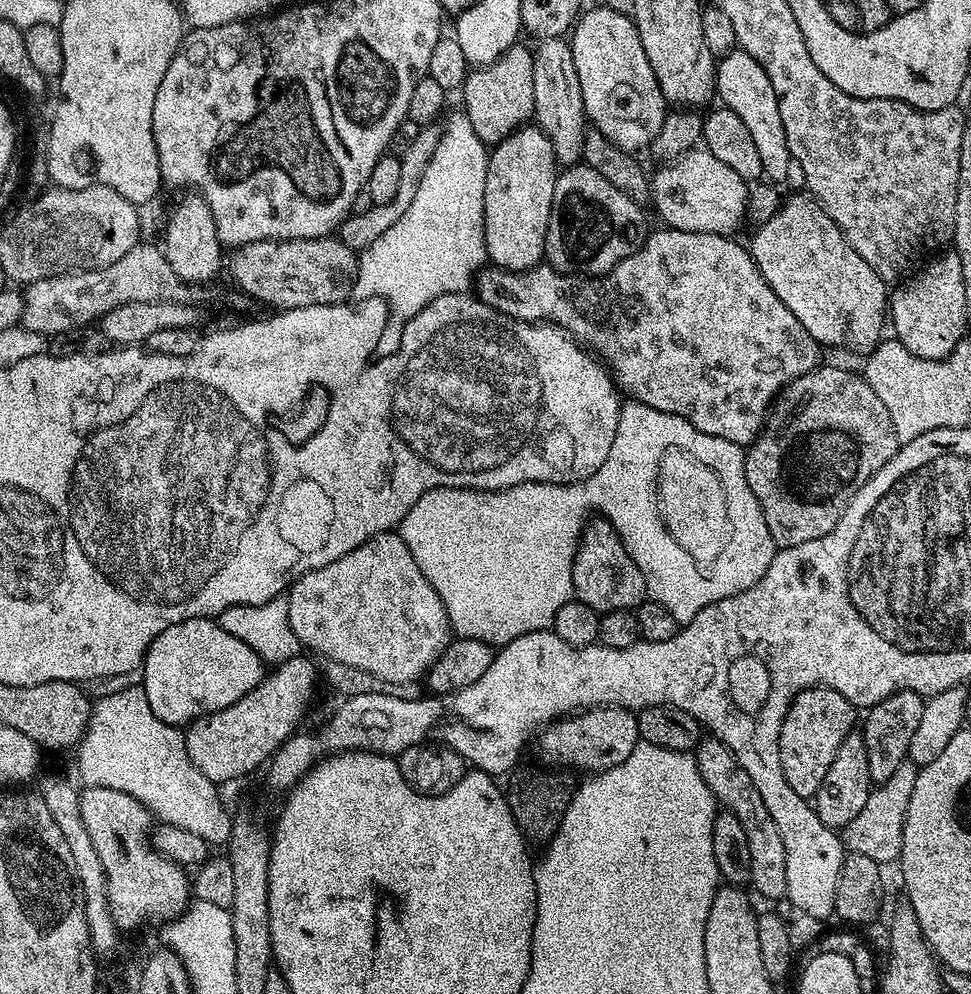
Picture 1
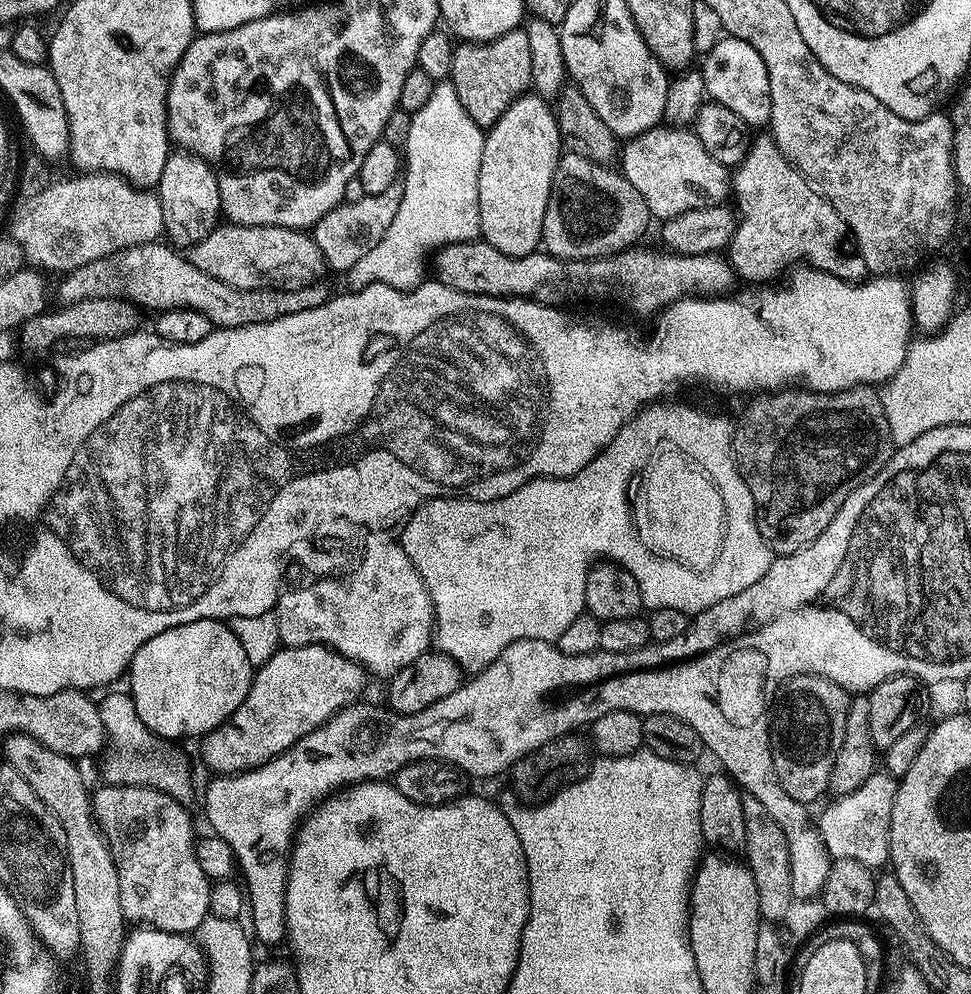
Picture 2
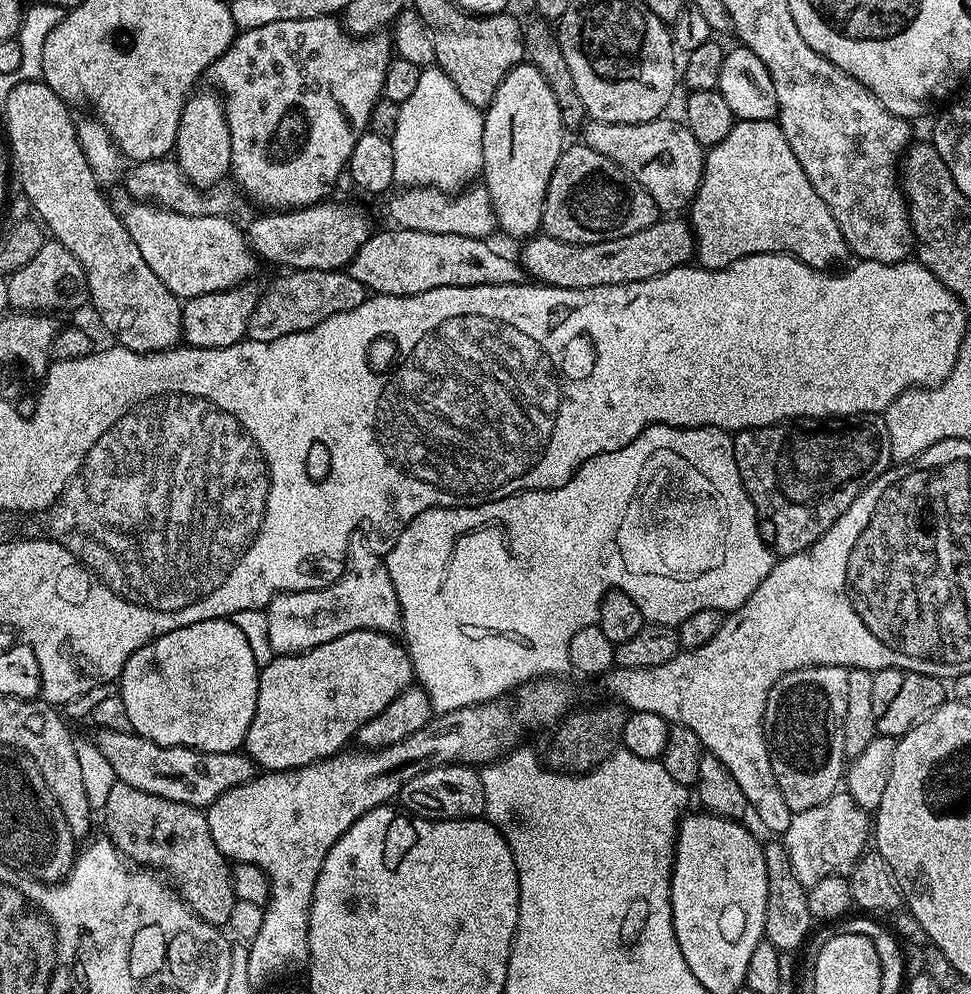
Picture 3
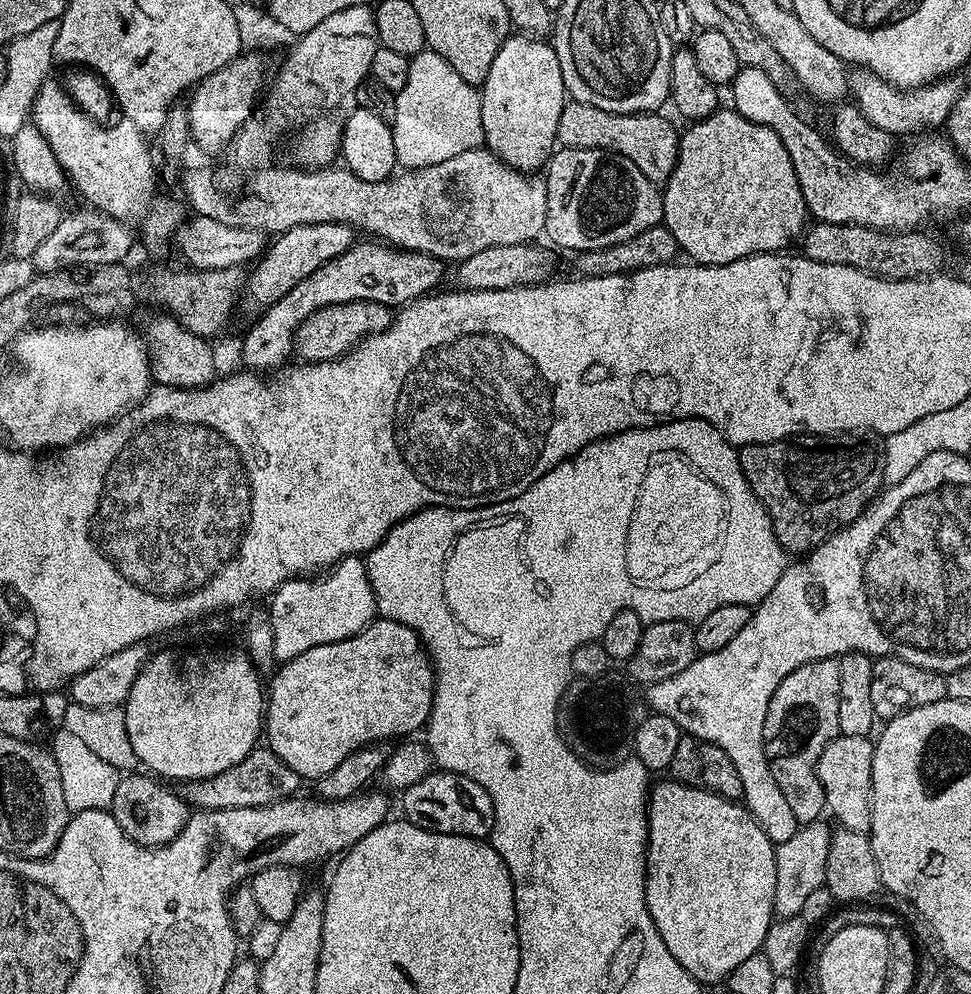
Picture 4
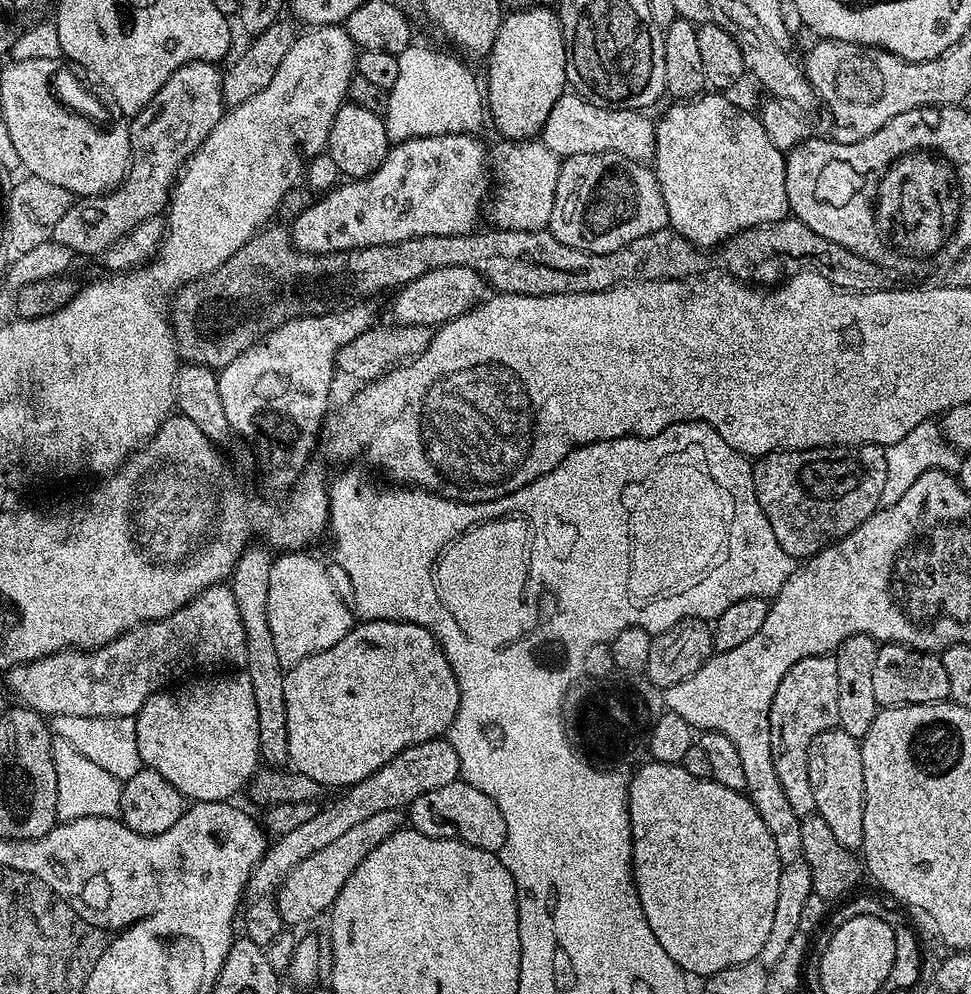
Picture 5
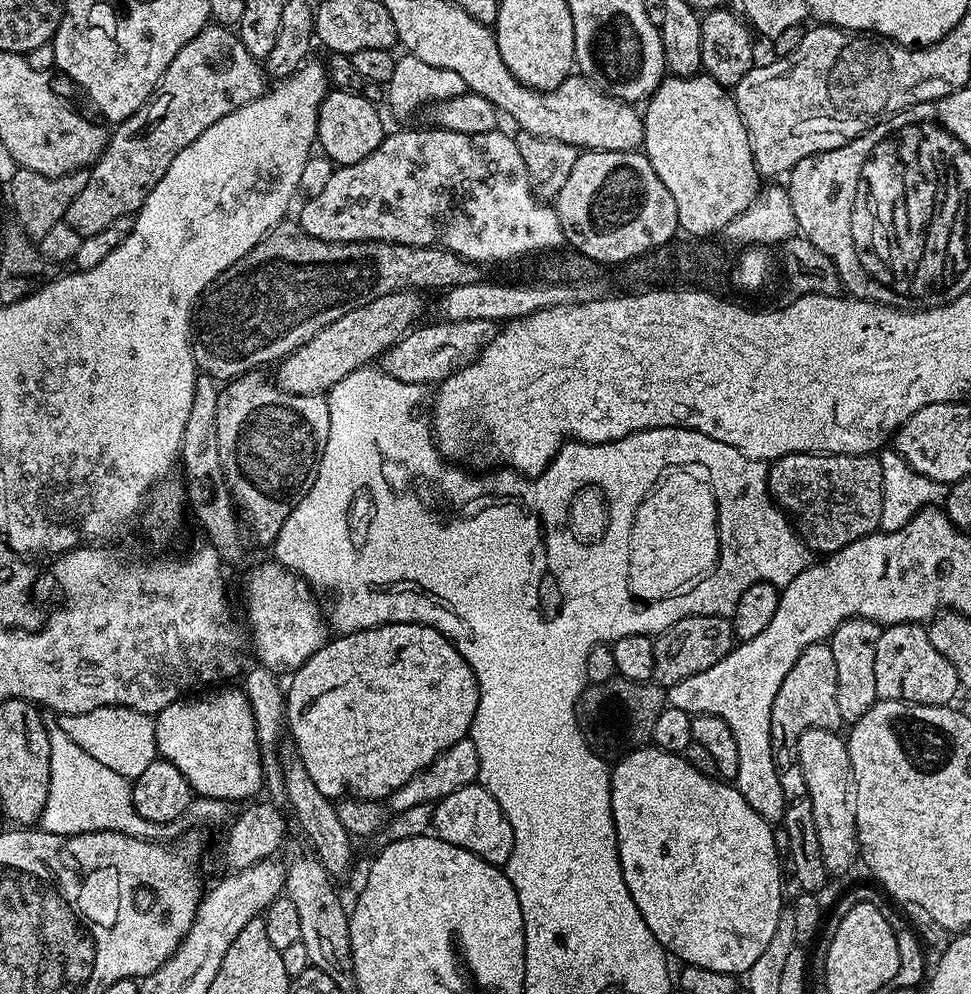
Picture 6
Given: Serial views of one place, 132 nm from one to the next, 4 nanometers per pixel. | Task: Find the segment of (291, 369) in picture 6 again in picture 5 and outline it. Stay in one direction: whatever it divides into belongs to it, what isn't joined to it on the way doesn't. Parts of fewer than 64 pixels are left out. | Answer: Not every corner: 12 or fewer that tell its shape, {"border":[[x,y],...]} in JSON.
{"border":[[442,266],[393,295],[393,321],[431,329],[489,295],[470,266]]}

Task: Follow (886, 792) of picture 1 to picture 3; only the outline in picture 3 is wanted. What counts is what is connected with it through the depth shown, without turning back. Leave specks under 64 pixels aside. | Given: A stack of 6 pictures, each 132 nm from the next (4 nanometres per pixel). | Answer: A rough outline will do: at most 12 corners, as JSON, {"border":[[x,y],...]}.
{"border":[[847,791],[795,813],[782,833],[805,889],[851,873],[870,816]]}

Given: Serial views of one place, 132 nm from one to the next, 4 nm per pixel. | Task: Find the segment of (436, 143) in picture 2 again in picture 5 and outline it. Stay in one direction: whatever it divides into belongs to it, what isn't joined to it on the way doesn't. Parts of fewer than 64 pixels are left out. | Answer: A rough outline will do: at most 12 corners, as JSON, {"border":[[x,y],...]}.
{"border":[[444,52],[398,56],[392,142],[479,133],[486,96]]}

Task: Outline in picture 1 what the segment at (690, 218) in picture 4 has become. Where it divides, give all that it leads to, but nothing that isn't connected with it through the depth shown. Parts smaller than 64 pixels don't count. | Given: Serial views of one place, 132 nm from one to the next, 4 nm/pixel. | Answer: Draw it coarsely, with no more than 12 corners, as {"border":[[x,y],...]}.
{"border":[[811,195],[750,251],[817,344],[871,353],[890,288]]}

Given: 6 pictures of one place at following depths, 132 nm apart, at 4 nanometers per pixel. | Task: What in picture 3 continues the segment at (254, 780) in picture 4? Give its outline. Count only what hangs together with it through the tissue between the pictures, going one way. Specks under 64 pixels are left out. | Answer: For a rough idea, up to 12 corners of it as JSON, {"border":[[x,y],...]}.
{"border":[[99,729],[119,783],[207,809],[257,775],[243,751],[159,748]]}

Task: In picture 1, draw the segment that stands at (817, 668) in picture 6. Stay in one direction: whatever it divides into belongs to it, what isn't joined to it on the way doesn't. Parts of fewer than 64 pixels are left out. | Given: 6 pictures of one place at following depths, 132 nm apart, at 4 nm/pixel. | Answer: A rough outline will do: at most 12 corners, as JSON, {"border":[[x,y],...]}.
{"border":[[833,688],[793,698],[780,727],[786,782],[815,797],[854,731]]}

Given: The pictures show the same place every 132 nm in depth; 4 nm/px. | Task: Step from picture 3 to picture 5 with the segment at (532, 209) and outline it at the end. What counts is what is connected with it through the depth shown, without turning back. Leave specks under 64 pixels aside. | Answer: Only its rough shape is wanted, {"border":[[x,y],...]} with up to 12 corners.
{"border":[[560,18],[501,19],[486,108],[505,140],[541,135],[565,95]]}

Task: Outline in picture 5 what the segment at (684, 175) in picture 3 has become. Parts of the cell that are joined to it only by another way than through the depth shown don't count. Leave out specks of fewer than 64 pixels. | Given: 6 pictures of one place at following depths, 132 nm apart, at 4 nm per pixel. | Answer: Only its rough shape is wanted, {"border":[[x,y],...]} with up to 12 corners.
{"border":[[585,96],[554,102],[542,143],[556,156],[648,162],[653,117]]}

